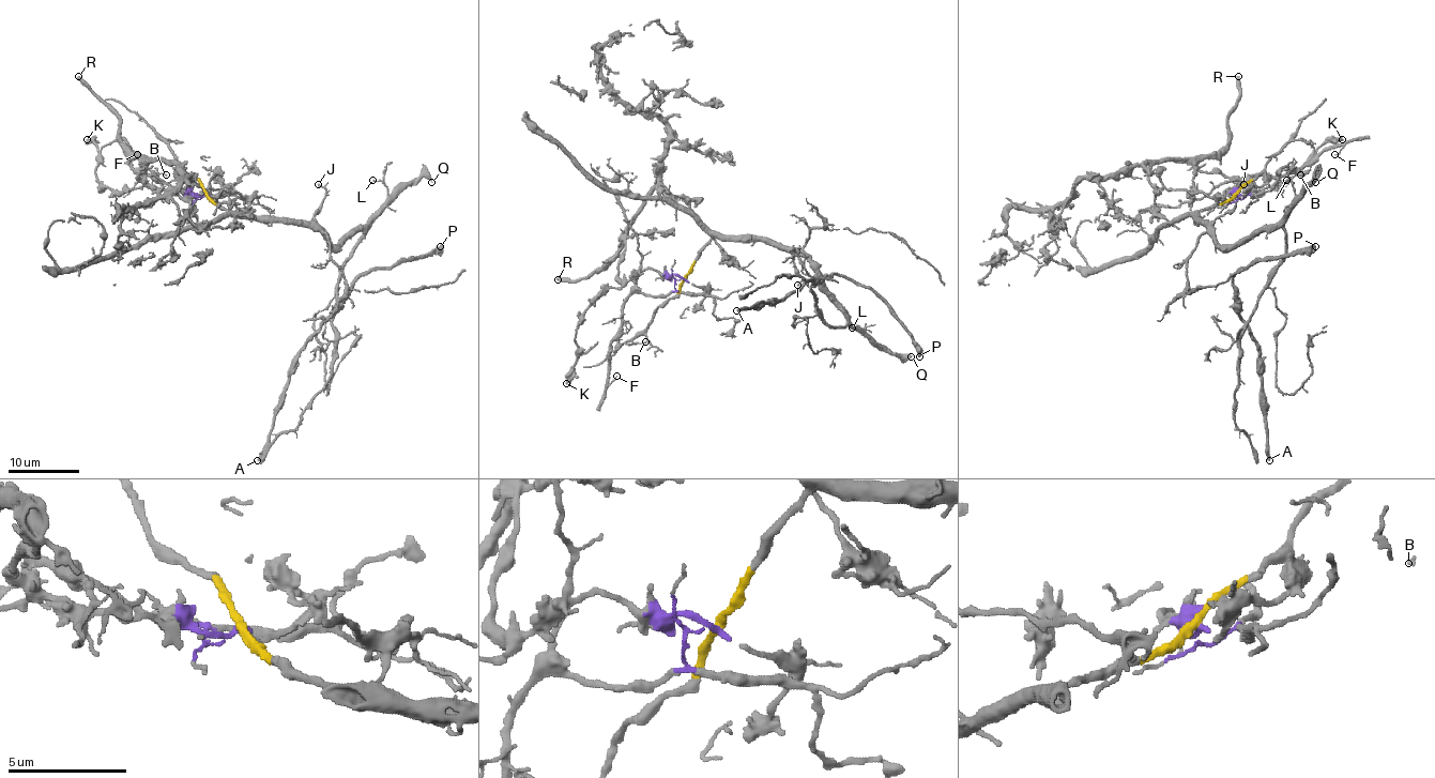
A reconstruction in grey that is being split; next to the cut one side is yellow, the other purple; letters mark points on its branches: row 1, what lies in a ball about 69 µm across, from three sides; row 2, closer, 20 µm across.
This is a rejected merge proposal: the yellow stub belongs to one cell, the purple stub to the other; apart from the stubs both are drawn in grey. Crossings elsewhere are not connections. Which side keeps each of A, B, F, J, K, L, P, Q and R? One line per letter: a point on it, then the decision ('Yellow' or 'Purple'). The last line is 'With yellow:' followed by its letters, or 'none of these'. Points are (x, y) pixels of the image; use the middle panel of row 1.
A: Place: (736, 310). Yellow
B: Place: (645, 341). Purple
F: Place: (616, 376). Purple
J: Place: (797, 285). Yellow
K: Place: (566, 383). Purple
L: Place: (852, 328). Yellow
P: Place: (919, 356). Yellow
Q: Place: (911, 356). Yellow
R: Place: (558, 279). Purple
With yellow: A, J, L, P, Q

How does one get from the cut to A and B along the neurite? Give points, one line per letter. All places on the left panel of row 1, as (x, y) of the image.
A: (205, 195), (235, 213), (314, 227), (332, 245), (367, 227), (337, 286), (335, 315), (300, 353), (257, 460)
B: (205, 195), (196, 198), (187, 189), (171, 187), (139, 171), (142, 176), (166, 176)

